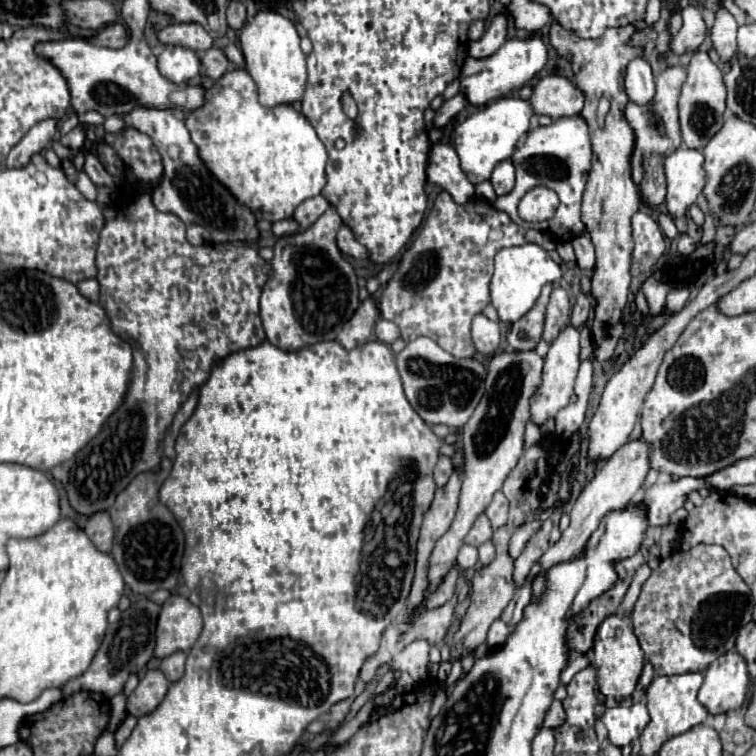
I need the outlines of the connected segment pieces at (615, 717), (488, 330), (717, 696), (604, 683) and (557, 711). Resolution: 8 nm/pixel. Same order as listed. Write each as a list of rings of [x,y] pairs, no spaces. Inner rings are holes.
[[[633,703],[629,707],[605,709],[601,721],[609,731],[609,741],[617,747],[623,747],[641,735],[649,723],[649,715],[643,703]]]
[[[477,315],[473,319],[471,325],[471,335],[473,335],[473,343],[475,349],[483,355],[493,355],[495,349],[501,343],[501,333],[499,333],[499,325],[491,319],[487,319],[485,315]]]
[[[729,651],[707,667],[697,699],[711,715],[735,711],[747,697],[747,685],[747,663],[737,651]]]
[[[609,615],[603,619],[603,623],[597,627],[595,633],[595,669],[597,669],[597,685],[599,691],[605,697],[613,697],[617,703],[631,697],[631,693],[637,687],[637,679],[643,669],[643,651],[637,643],[637,637],[633,633],[633,625],[619,615]]]
[[[553,701],[553,705],[549,707],[547,715],[545,715],[545,721],[541,727],[547,727],[547,729],[557,729],[559,725],[563,725],[565,721],[565,711],[563,711],[563,705],[561,701]]]

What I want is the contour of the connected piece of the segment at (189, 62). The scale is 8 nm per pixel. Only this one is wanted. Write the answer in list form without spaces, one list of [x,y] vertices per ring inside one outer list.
[[[173,45],[161,51],[161,55],[157,57],[157,63],[159,63],[159,73],[177,85],[187,83],[201,69],[201,63],[195,51],[187,47],[173,47]]]

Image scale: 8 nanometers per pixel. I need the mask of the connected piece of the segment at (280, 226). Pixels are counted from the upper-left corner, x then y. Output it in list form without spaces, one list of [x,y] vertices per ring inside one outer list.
[[[283,219],[283,221],[277,221],[273,223],[273,233],[277,237],[285,237],[285,235],[293,235],[299,231],[299,225],[293,221],[293,219]]]

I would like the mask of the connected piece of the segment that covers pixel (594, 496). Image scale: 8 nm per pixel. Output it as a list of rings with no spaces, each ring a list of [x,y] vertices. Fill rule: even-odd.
[[[639,439],[639,441],[629,441],[627,445],[623,445],[623,449],[619,449],[609,461],[605,461],[603,467],[599,467],[595,471],[595,477],[587,483],[587,487],[583,489],[583,493],[579,495],[579,499],[575,501],[575,505],[569,513],[571,525],[561,533],[561,539],[555,545],[551,545],[551,549],[547,549],[547,553],[543,553],[543,557],[539,559],[541,571],[533,579],[533,595],[531,595],[533,603],[537,603],[547,589],[547,571],[553,565],[575,561],[575,559],[583,557],[585,549],[587,549],[587,543],[589,543],[589,537],[597,531],[601,519],[609,511],[623,511],[623,509],[639,504],[643,493],[645,493],[643,485],[649,467],[651,465],[649,465],[647,443]]]

